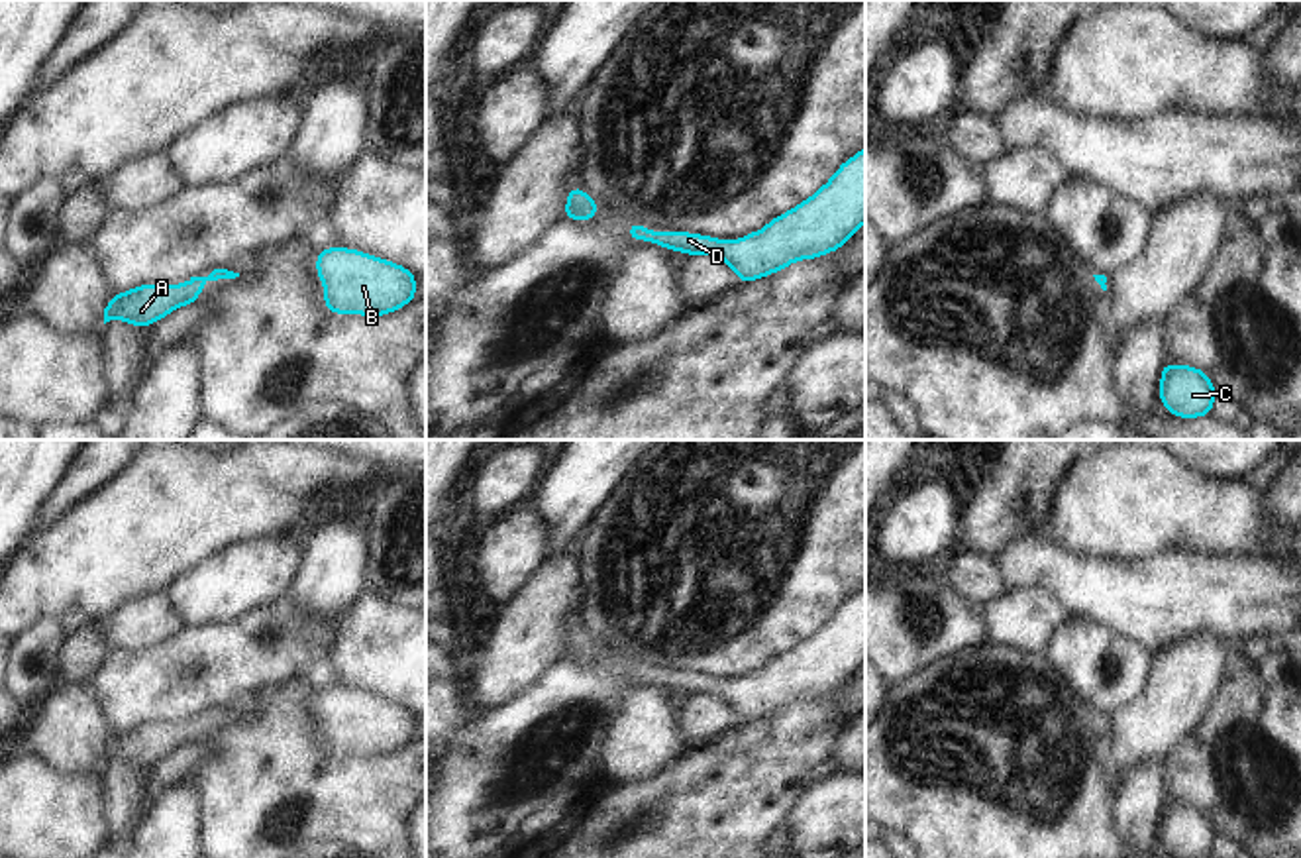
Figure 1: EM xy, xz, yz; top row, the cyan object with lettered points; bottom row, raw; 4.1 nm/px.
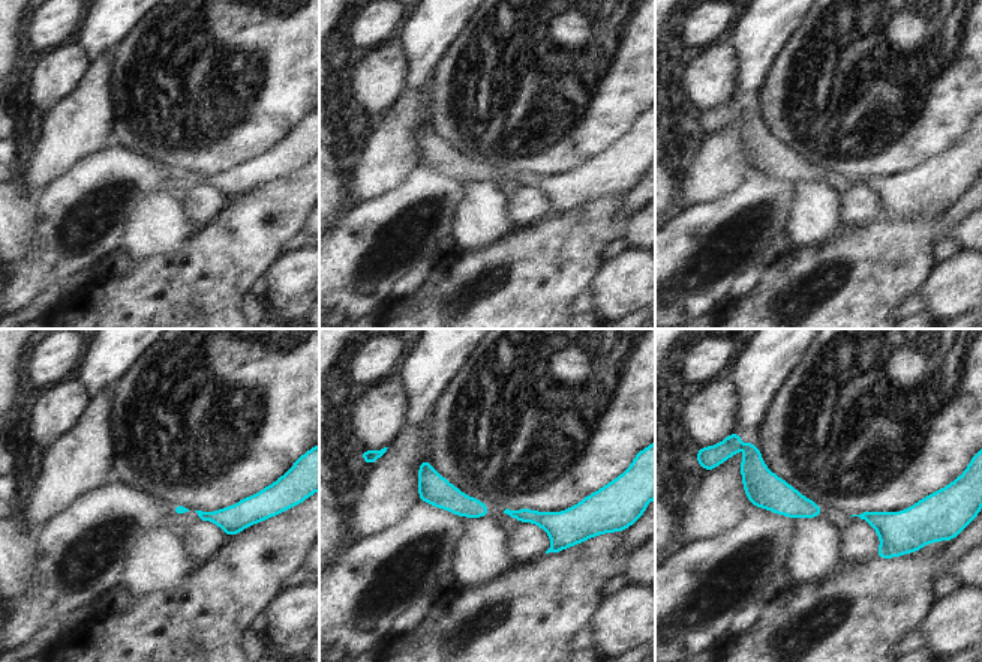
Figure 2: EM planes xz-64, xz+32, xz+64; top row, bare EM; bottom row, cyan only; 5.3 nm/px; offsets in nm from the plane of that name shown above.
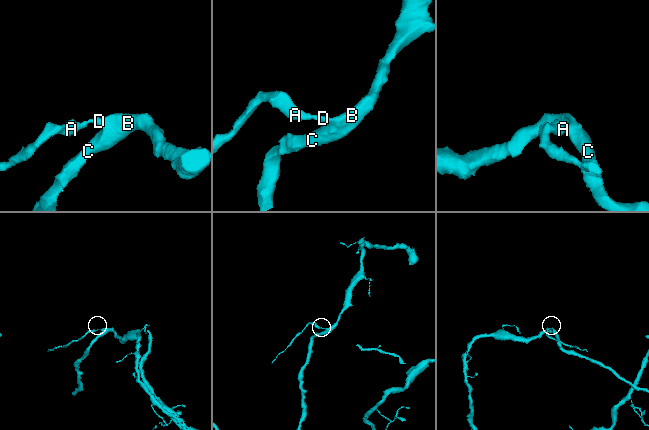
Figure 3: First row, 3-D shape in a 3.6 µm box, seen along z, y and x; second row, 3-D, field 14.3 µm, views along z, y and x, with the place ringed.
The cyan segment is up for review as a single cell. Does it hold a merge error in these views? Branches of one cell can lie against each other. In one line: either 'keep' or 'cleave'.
keep

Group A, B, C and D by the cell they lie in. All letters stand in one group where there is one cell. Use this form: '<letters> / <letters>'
A B C D

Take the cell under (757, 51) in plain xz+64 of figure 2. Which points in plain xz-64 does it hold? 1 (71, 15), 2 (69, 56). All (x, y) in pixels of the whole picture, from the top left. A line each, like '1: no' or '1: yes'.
1: no
2: no

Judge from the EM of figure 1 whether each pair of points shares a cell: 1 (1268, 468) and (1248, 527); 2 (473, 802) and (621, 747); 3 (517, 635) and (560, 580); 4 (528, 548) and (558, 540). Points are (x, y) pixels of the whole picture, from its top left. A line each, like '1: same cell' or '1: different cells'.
1: different cells
2: different cells
3: same cell
4: different cells

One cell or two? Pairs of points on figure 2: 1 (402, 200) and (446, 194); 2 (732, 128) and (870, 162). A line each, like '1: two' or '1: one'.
1: one
2: two

